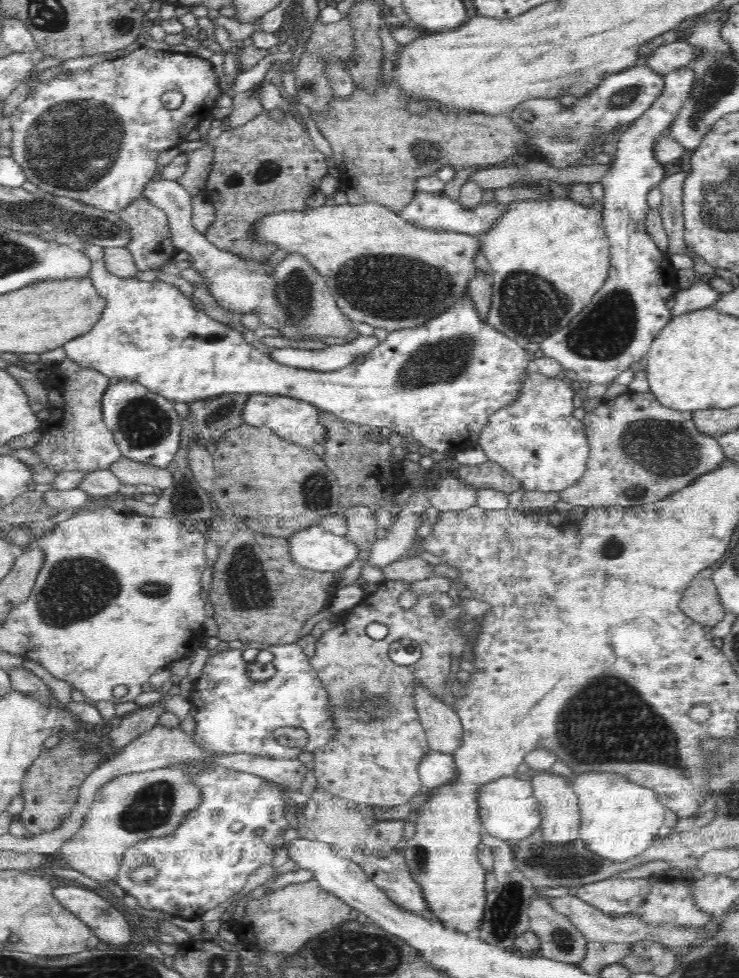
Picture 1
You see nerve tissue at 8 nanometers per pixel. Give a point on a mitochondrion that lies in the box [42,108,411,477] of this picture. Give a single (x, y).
(142, 423)

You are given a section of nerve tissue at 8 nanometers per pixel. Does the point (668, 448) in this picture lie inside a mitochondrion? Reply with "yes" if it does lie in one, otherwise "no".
yes

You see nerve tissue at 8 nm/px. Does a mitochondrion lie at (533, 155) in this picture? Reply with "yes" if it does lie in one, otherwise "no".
no

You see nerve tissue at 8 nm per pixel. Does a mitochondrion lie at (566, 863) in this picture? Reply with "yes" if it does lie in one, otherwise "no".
yes

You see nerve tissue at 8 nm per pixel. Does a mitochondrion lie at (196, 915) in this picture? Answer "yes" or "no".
no

